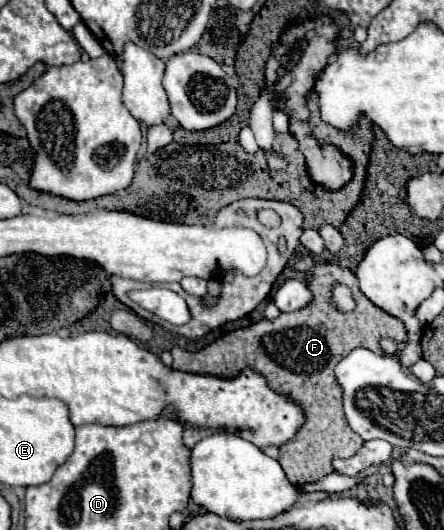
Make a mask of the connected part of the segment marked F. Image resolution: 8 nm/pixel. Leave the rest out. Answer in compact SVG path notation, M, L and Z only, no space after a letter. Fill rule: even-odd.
M297 255L293 265L295 271L309 273L309 285L321 285L321 291L315 291L313 301L293 313L281 313L277 319L261 319L245 329L231 331L197 353L173 347L173 369L199 375L215 377L237 377L245 367L251 367L255 373L263 375L267 387L279 395L291 397L305 413L305 423L299 427L293 441L279 447L279 463L287 479L297 485L305 481L317 481L327 473L333 473L333 459L349 459L361 447L363 439L349 427L345 413L341 411L341 387L335 381L335 365L355 347L365 347L373 353L381 353L379 339L393 337L401 345L407 339L407 331L401 319L389 315L387 311L373 305L357 287L357 277L353 271L343 269L335 263L315 263L309 255ZM333 283L347 283L357 299L357 309L349 315L341 315L329 307L329 287Z

